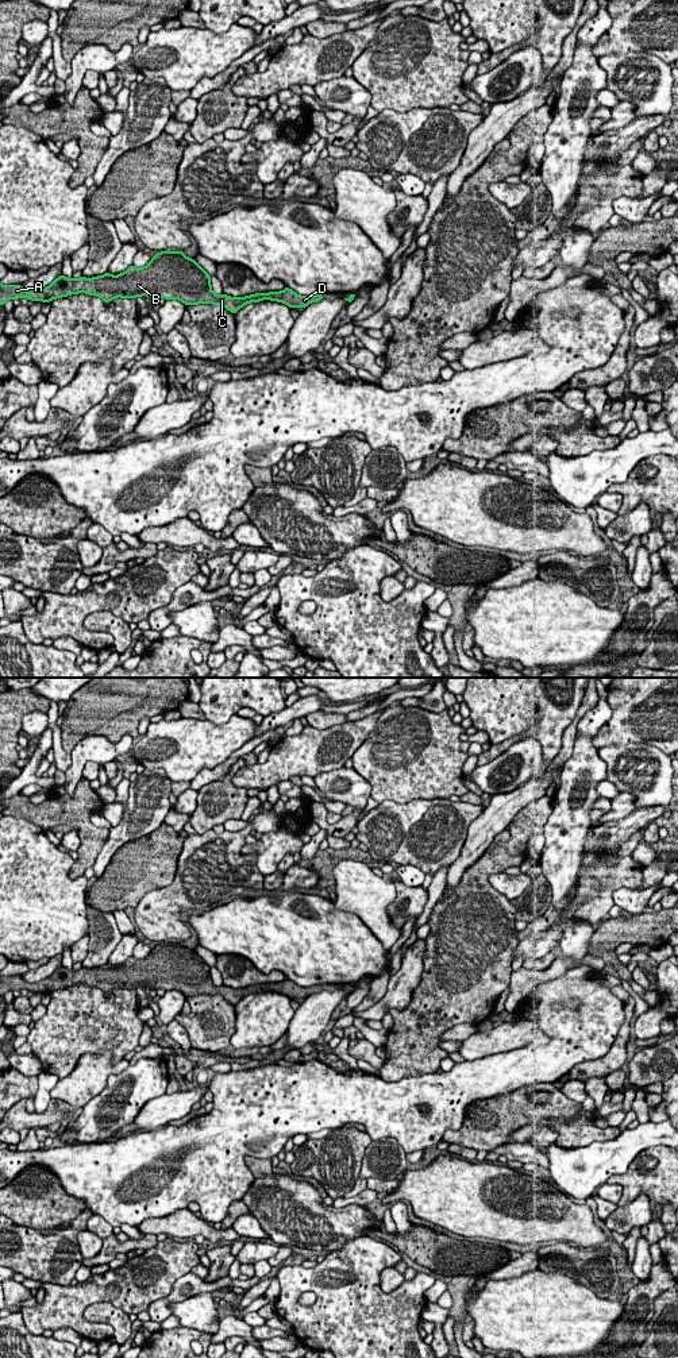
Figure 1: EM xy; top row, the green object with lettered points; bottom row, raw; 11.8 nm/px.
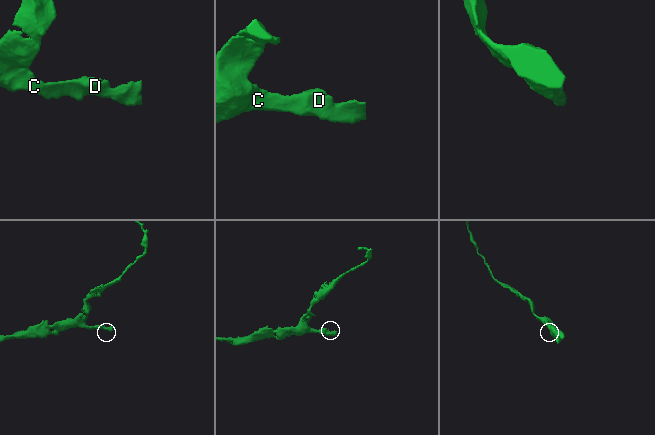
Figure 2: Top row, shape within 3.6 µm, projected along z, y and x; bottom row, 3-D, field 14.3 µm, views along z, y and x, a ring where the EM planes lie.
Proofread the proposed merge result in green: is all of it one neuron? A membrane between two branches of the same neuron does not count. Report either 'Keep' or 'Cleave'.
Keep

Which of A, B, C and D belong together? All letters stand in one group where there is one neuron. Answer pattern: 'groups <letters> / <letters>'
groups A B C D

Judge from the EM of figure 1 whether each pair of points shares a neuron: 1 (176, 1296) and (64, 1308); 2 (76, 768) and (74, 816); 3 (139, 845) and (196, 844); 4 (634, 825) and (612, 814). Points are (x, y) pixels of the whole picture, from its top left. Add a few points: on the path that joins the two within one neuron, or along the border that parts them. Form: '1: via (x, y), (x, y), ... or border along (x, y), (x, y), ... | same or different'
1: border along (185, 1274), (146, 1310) | different
2: border along (81, 776), (74, 793), (69, 797) | different
3: border along (184, 840), (174, 875) | different
4: border along (636, 809), (621, 818), (608, 820), (593, 826) | different

